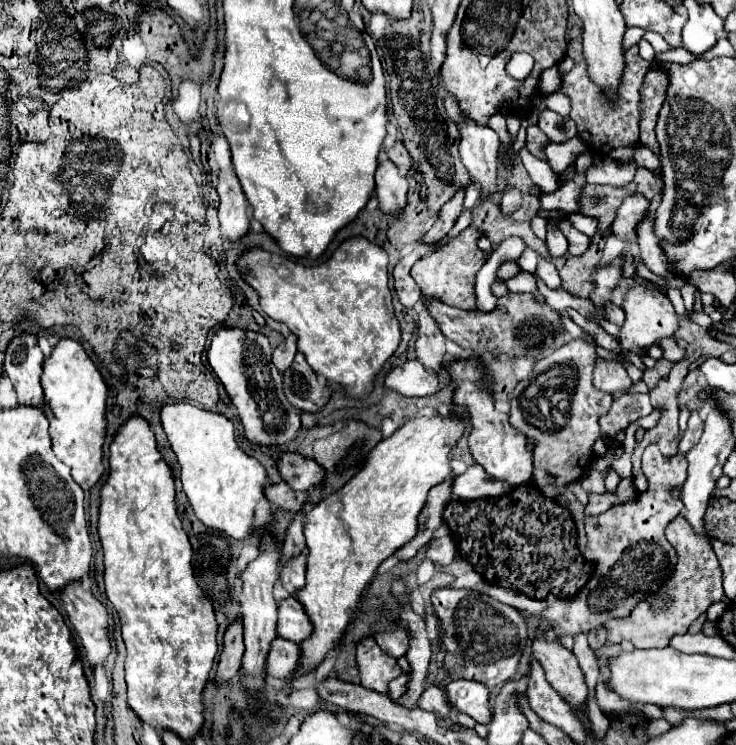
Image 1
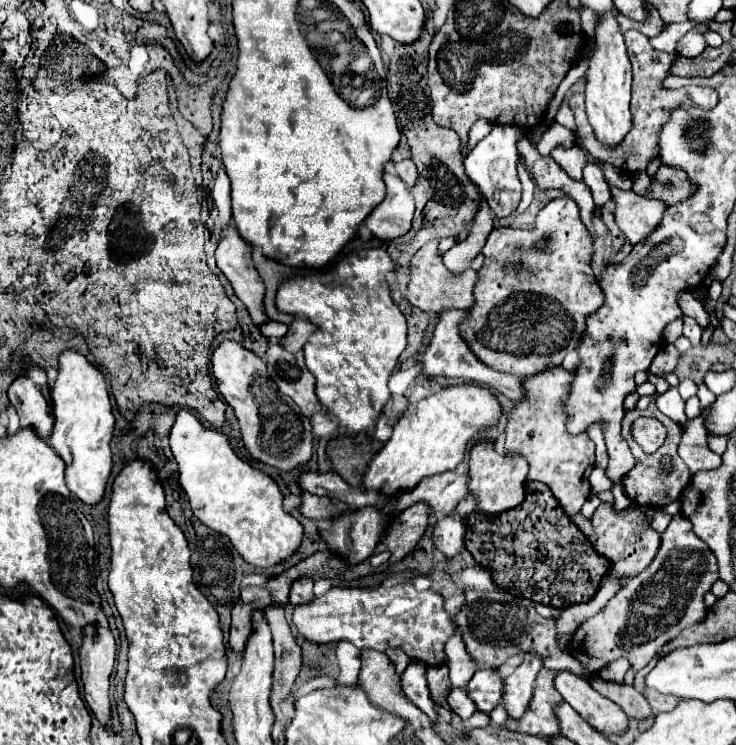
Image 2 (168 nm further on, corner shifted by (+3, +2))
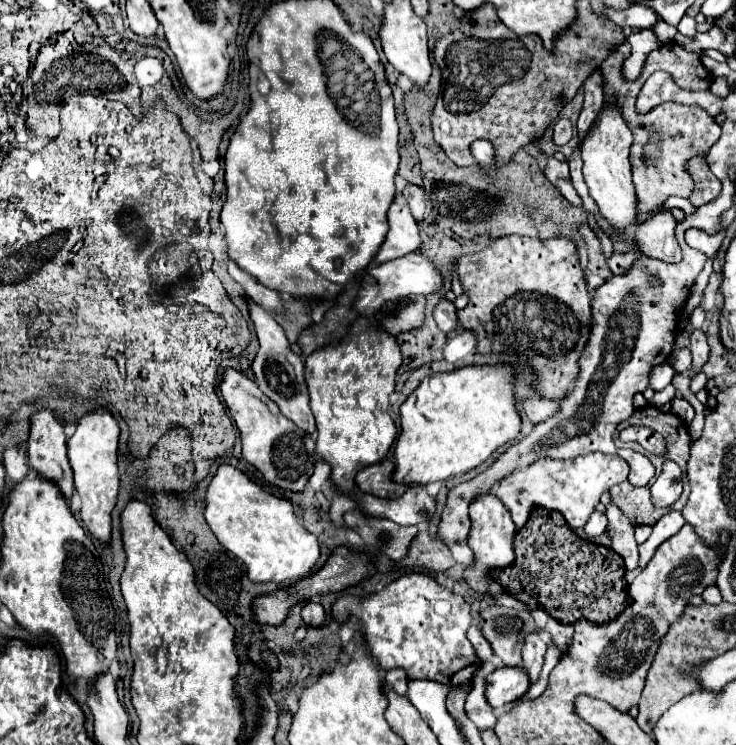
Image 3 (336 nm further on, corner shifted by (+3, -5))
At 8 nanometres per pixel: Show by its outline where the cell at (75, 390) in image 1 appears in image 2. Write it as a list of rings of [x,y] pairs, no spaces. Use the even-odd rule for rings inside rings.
[[[66,350],[60,356],[60,368],[56,386],[52,390],[52,402],[56,424],[48,444],[66,462],[66,486],[84,504],[96,506],[102,502],[108,478],[112,474],[110,440],[114,436],[116,424],[104,376],[92,364],[88,364],[84,356],[80,356],[74,350]]]

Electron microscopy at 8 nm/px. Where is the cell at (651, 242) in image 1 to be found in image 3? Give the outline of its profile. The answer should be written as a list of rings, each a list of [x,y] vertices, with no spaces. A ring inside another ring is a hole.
[[[692,331],[690,335],[690,351],[692,351],[692,369],[702,369],[702,365],[708,359],[708,339],[704,331]]]

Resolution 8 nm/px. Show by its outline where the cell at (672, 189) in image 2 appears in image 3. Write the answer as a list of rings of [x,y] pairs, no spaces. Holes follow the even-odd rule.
[[[692,157],[688,159],[688,173],[694,179],[694,191],[690,193],[690,203],[694,207],[700,207],[712,199],[718,197],[720,193],[720,183],[708,169],[706,161],[702,157]]]

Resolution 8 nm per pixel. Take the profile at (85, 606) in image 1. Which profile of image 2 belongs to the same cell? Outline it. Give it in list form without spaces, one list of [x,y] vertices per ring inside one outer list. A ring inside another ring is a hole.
[[[88,626],[88,630],[82,636],[82,648],[80,648],[84,702],[90,708],[90,712],[96,716],[96,720],[102,728],[108,728],[110,718],[112,718],[108,692],[110,692],[110,676],[112,676],[112,670],[114,670],[114,662],[116,662],[116,642],[114,642],[112,632],[104,626],[98,626],[96,630],[92,630],[92,626]]]

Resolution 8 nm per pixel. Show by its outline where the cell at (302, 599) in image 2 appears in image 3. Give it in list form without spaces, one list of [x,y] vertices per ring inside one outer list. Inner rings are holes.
[[[310,601],[310,603],[306,603],[306,605],[302,607],[302,619],[304,619],[304,623],[306,623],[308,627],[318,627],[318,625],[322,625],[324,615],[326,615],[326,613],[324,613],[322,605],[316,603],[316,601]]]

